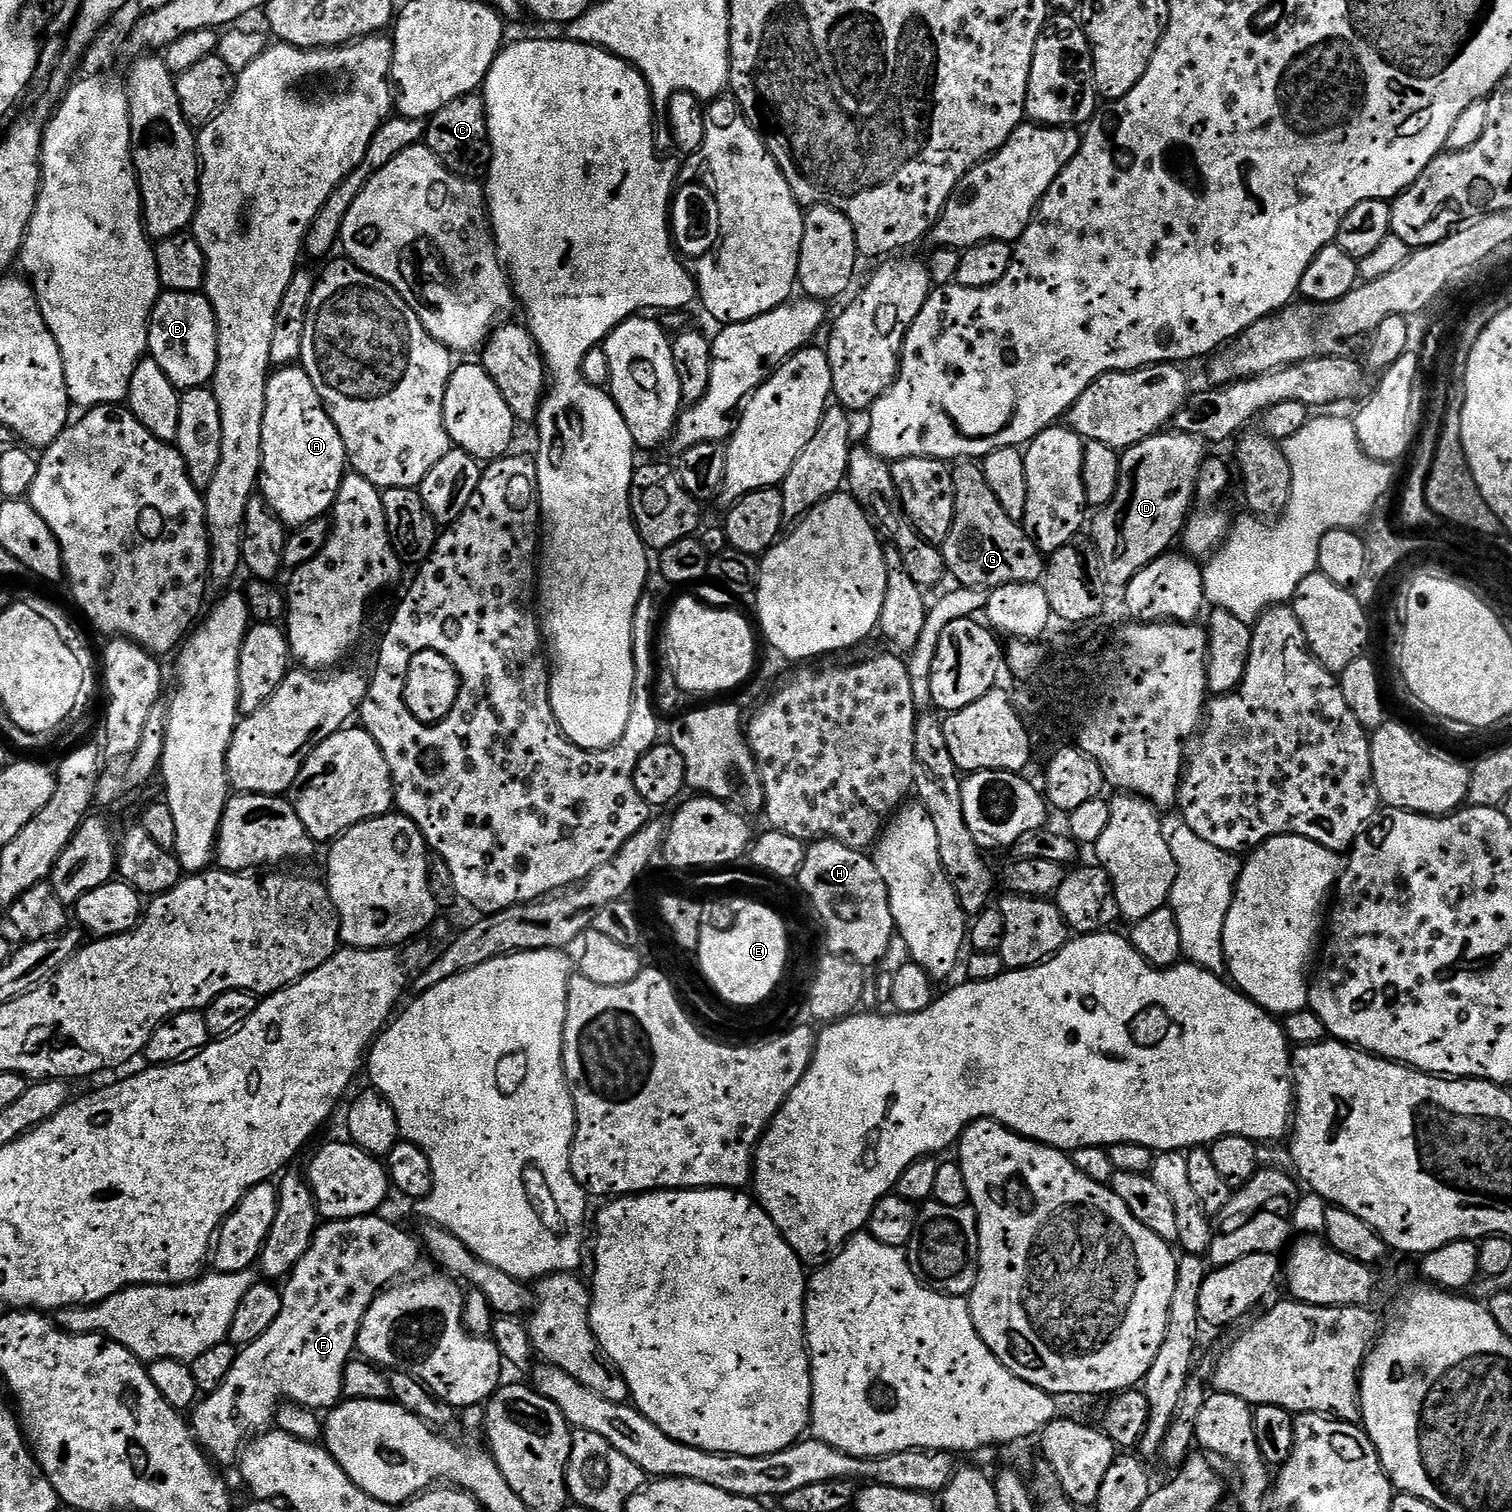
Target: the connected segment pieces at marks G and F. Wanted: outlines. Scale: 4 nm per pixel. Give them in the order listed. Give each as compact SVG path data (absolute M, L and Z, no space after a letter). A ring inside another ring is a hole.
M960 462L955 465L952 481L956 497L954 498L954 522L950 526L950 534L942 545L944 567L947 575L956 579L957 585L966 588L994 589L1003 584L1034 584L1044 579L1045 553L1036 547L1036 543L1028 536L1017 521L1002 510L998 498L994 498L994 490L986 482L983 467L976 462Z
M373 1214L349 1220L330 1220L317 1227L306 1254L296 1263L296 1269L283 1285L282 1308L278 1310L278 1318L270 1322L270 1330L266 1330L266 1334L253 1344L243 1345L225 1380L191 1409L192 1435L209 1460L217 1465L235 1465L242 1446L275 1421L276 1410L282 1402L300 1404L313 1410L331 1410L341 1403L344 1391L342 1374L357 1351L356 1333L366 1310L381 1292L399 1281L396 1280L399 1276L414 1271L422 1257L421 1241L413 1233L412 1237L382 1217Z

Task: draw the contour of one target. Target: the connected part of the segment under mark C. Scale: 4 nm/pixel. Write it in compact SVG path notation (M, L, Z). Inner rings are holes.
M474 91L442 106L442 110L427 121L423 143L455 176L475 181L487 177L492 161L492 139L488 137L488 115L483 95Z

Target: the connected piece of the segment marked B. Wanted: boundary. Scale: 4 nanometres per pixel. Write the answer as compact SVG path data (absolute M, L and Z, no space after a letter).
M161 291L160 297L156 299L156 305L152 307L152 316L148 320L147 355L154 362L158 362L158 366L162 366L166 378L170 378L175 388L187 390L205 387L216 372L218 362L218 326L212 303L209 302L207 295L200 292Z

